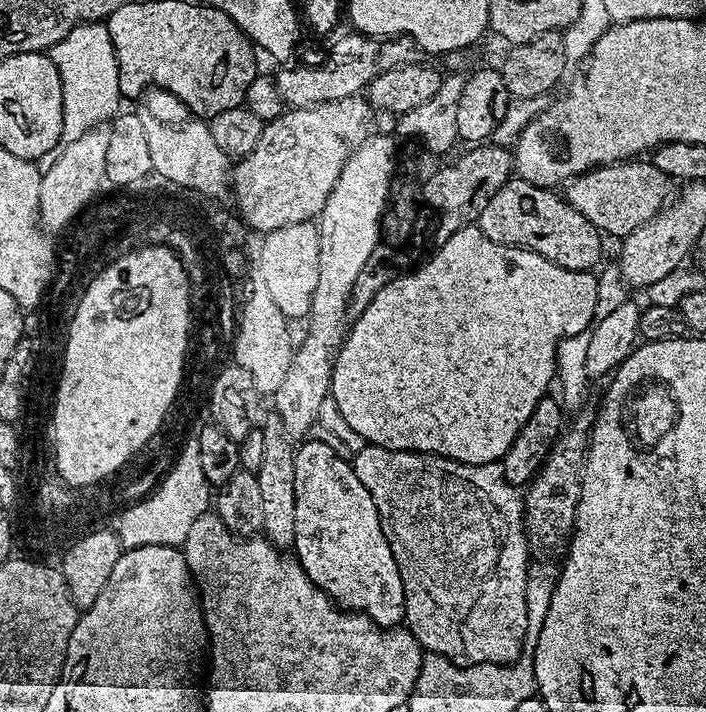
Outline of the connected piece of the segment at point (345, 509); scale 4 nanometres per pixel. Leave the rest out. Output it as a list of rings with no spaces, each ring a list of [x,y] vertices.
[[[305,439],[304,444],[295,449],[294,458],[294,555],[300,561],[302,570],[310,578],[310,582],[318,585],[323,592],[330,597],[337,605],[343,606],[348,610],[355,610],[365,616],[368,616],[380,628],[395,628],[404,620],[404,583],[402,574],[394,562],[394,554],[390,550],[390,542],[386,542],[386,534],[382,534],[382,522],[378,514],[378,506],[374,506],[374,498],[370,490],[362,482],[358,482],[358,474],[354,474],[351,463],[342,459],[326,442],[321,440]]]

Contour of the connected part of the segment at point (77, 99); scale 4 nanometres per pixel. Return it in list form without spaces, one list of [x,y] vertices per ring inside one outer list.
[[[107,23],[79,24],[62,42],[50,50],[62,82],[64,95],[64,144],[82,138],[82,134],[101,127],[116,116],[122,103],[118,86],[118,66]]]

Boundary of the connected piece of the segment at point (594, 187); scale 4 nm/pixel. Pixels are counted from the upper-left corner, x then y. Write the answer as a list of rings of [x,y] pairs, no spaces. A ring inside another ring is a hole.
[[[633,158],[615,164],[591,168],[567,181],[566,199],[578,214],[582,214],[602,234],[608,232],[617,238],[628,236],[638,226],[650,222],[674,196],[674,181],[654,166],[651,159]],[[673,187],[673,188],[672,188]]]

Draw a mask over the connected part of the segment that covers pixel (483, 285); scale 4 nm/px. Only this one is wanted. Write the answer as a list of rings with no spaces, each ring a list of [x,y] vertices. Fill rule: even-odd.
[[[478,226],[461,228],[457,233],[453,234],[448,241],[439,245],[435,250],[437,252],[434,253],[432,257],[429,255],[415,270],[403,276],[399,276],[397,280],[390,282],[390,286],[378,290],[378,298],[374,298],[374,302],[370,302],[370,306],[366,306],[364,313],[347,329],[332,366],[330,396],[333,401],[336,399],[336,408],[340,411],[341,418],[344,419],[358,435],[365,436],[363,439],[367,441],[367,443],[377,444],[383,448],[398,450],[399,452],[431,452],[433,456],[444,456],[448,460],[458,461],[459,464],[491,464],[499,461],[501,457],[503,457],[504,451],[514,442],[514,438],[519,434],[521,426],[526,422],[526,418],[530,418],[530,414],[534,410],[536,403],[538,403],[538,401],[549,391],[548,383],[550,383],[551,380],[553,383],[554,377],[556,376],[556,348],[560,345],[561,340],[566,336],[578,334],[593,323],[592,315],[594,314],[594,302],[598,298],[596,276],[593,275],[591,271],[571,272],[570,270],[566,270],[562,266],[558,266],[554,262],[542,258],[538,253],[531,252],[528,248],[515,248],[514,246],[506,246],[498,242],[490,242],[490,238],[486,238],[486,234],[482,234],[482,230]]]

